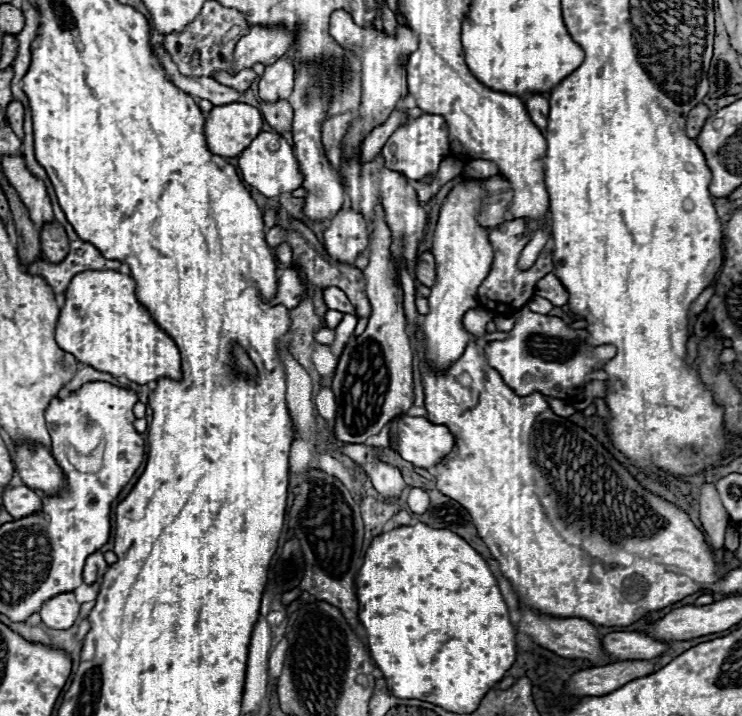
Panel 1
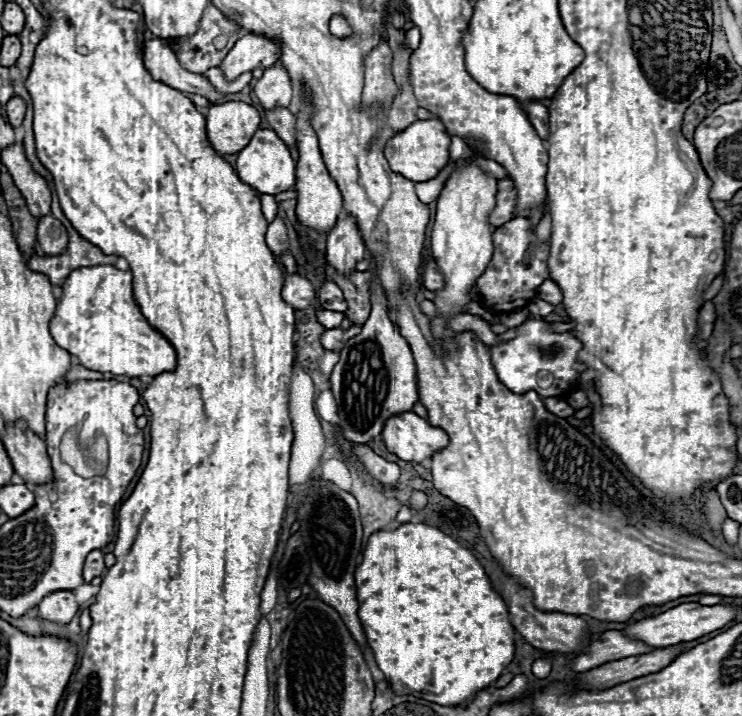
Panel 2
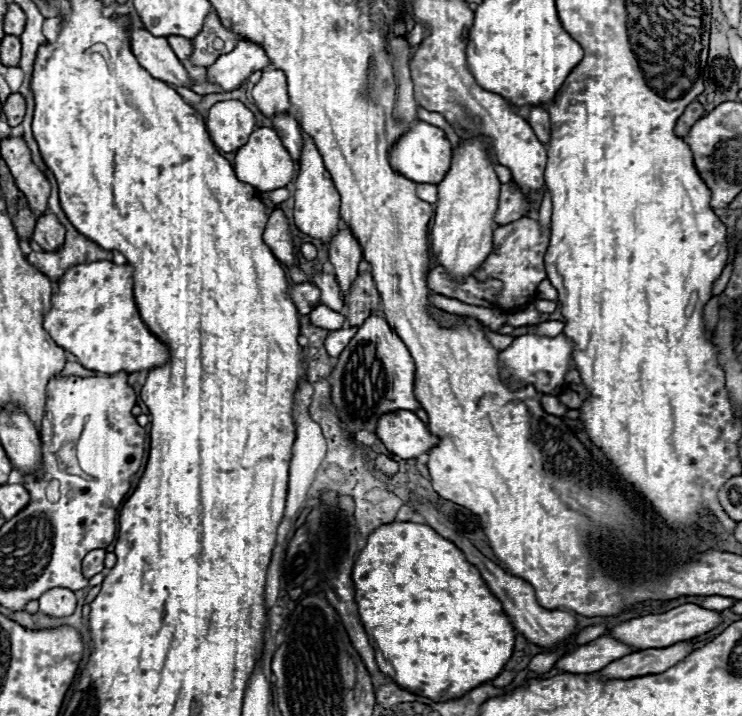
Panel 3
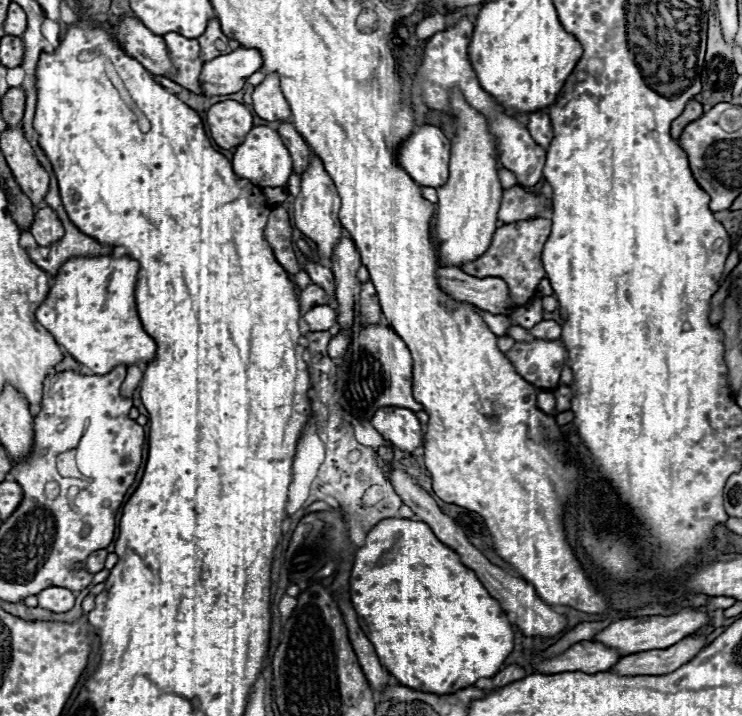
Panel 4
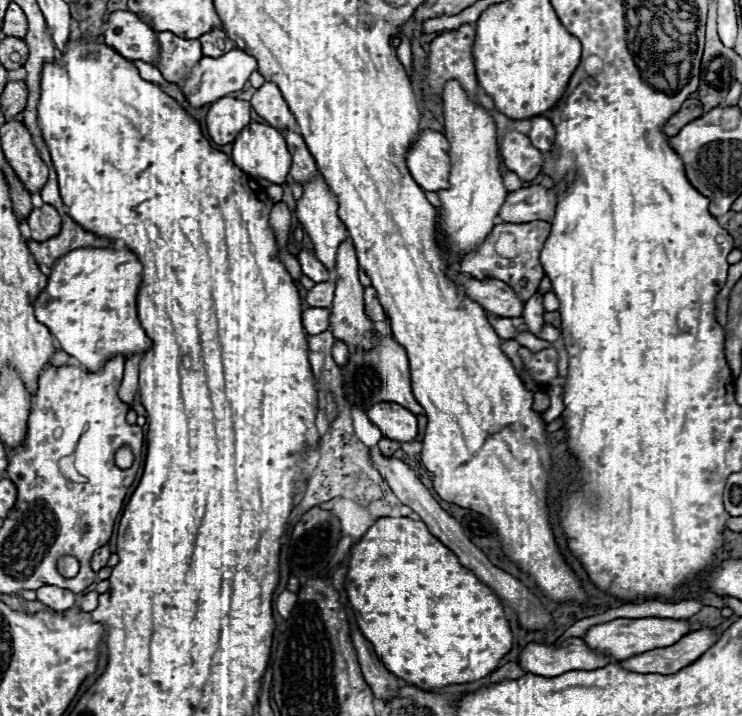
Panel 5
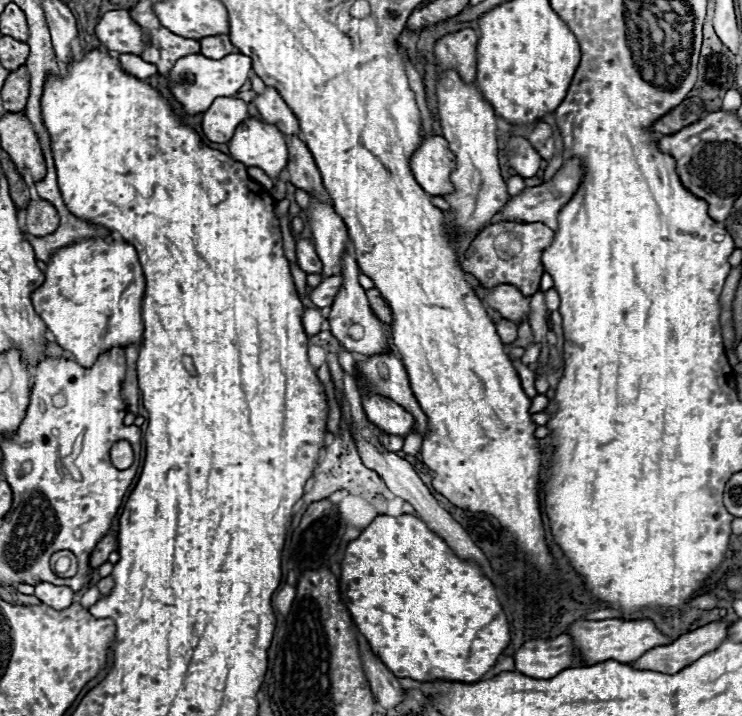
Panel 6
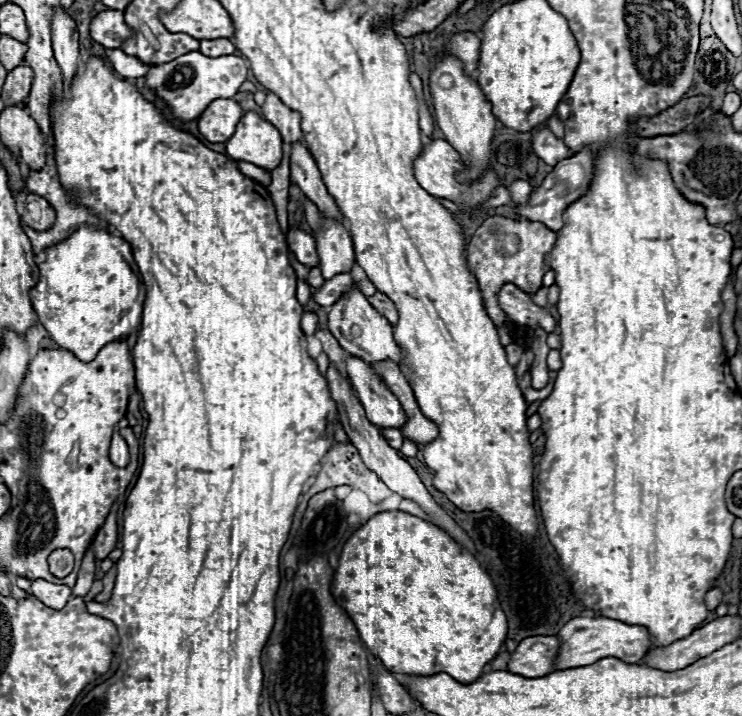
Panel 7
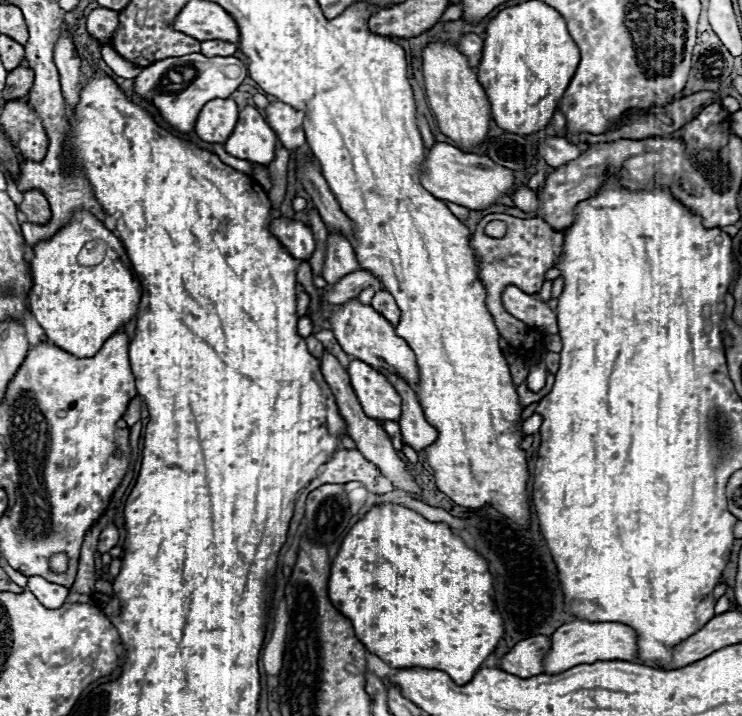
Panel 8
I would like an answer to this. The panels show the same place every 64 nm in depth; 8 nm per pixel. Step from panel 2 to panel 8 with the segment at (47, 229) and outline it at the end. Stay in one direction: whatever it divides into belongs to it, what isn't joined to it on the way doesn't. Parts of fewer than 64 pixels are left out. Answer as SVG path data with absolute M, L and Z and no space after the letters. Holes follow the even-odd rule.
M38 190L24 192L24 202L20 204L20 210L26 214L26 220L32 224L46 224L52 216L48 200Z

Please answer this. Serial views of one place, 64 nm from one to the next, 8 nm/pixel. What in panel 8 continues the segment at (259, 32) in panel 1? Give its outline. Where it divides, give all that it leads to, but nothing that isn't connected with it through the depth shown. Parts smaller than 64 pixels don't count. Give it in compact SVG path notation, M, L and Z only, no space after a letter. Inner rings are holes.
M192 52L188 56L158 60L156 64L144 68L136 76L134 92L140 98L152 102L170 126L186 134L194 128L194 122L206 102L214 98L230 98L246 76L248 76L246 64L234 56L208 58L200 52Z

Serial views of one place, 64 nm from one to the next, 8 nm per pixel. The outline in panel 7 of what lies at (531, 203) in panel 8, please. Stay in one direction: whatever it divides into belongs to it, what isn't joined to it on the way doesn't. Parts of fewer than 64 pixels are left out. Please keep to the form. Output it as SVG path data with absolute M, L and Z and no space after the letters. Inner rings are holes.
M514 180L510 186L508 186L508 190L510 190L510 194L512 194L512 200L516 202L516 204L522 204L522 202L526 202L528 200L528 194L534 190L526 180Z

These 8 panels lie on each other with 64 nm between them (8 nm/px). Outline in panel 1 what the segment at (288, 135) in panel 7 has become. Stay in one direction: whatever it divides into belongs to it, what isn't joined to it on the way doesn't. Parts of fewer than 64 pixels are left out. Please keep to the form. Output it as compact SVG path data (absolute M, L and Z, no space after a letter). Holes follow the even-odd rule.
M282 56L274 64L268 64L264 74L260 76L260 98L274 102L280 98L288 98L294 86L294 64L288 56Z

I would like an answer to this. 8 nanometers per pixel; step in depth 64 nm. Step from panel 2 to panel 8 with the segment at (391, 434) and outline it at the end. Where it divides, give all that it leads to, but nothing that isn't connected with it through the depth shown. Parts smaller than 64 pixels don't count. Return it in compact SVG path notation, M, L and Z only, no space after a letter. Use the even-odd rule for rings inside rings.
M352 360L348 366L352 388L368 418L376 422L400 420L400 396L394 386L372 366Z

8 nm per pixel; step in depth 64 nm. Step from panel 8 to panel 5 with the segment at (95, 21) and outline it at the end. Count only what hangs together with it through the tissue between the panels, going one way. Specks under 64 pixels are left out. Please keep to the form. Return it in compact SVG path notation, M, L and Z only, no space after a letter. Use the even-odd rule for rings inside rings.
M112 12L104 30L104 40L124 58L142 60L158 68L160 46L156 44L156 34L134 12Z

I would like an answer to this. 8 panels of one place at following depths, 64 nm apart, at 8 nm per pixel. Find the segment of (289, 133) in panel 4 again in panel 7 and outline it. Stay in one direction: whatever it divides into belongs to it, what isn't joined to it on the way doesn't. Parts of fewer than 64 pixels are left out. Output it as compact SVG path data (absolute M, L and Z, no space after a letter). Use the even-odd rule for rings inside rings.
M302 142L292 144L292 158L290 158L290 180L324 212L328 218L336 218L344 222L344 216L338 212L334 198L328 194L322 176L316 168L312 154L306 150Z

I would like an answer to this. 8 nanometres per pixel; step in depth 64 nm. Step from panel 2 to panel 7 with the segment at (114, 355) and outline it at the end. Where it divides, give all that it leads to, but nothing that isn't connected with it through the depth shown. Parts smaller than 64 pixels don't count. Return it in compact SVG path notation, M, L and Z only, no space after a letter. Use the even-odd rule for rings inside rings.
M80 228L78 232L68 236L64 242L52 248L46 248L42 258L44 262L38 264L40 282L32 288L30 298L42 326L50 332L50 338L62 350L72 352L80 362L92 362L106 344L124 340L130 334L136 334L140 330L146 288L144 288L140 270L134 262L132 248L126 240L114 238L104 230Z

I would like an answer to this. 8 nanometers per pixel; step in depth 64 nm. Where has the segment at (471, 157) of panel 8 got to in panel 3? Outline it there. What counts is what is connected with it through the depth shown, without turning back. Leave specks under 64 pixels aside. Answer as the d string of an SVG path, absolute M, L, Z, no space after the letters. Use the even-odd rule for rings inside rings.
M416 122L408 132L404 132L404 136L400 136L390 152L390 166L400 172L402 176L414 180L414 182L422 182L422 184L432 184L432 182L442 182L442 178L448 172L448 162L450 162L450 142L444 134L444 130L440 130L434 124L428 122Z

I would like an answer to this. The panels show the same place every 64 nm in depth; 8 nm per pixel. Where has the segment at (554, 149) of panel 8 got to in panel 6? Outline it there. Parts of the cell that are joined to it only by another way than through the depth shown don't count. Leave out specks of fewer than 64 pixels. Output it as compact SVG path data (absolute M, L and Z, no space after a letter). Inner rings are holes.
M538 120L538 122L534 124L532 134L528 136L528 140L530 140L532 146L536 148L536 152L538 152L542 158L546 158L546 160L550 160L552 154L554 154L554 140L552 140L552 136L554 136L552 126L550 126L548 122L542 122L542 120Z

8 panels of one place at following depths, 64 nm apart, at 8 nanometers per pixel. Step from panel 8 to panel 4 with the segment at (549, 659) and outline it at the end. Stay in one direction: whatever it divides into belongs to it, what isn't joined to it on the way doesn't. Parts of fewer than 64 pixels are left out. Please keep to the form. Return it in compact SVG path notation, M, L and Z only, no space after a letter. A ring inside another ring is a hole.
M682 608L680 612L670 614L670 616L638 616L638 618L626 618L626 620L612 622L608 628L604 628L602 632L596 634L594 642L612 646L622 656L628 656L628 654L636 654L636 652L644 652L644 650L668 648L668 646L684 640L684 636L696 634L700 628L704 628L708 624L710 624L710 616L706 612L700 612L696 608Z

